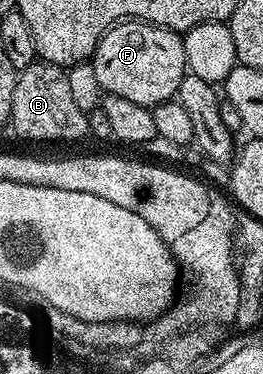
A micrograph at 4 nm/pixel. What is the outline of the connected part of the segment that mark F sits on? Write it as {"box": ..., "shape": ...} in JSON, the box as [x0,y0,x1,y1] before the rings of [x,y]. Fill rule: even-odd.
{"box":[90,21,188,109],"shape":[[[125,21],[109,29],[92,54],[90,66],[101,92],[126,97],[126,101],[149,109],[169,102],[188,71],[183,38],[147,21]]]}

